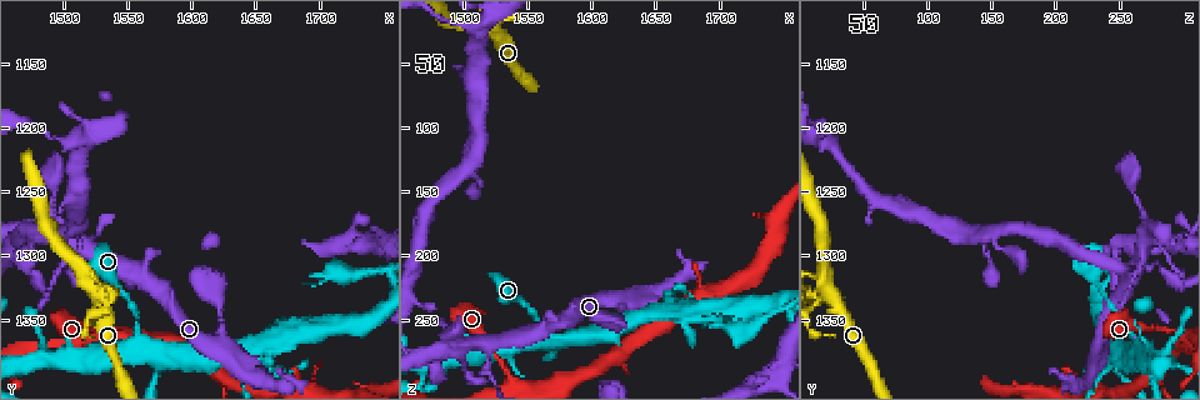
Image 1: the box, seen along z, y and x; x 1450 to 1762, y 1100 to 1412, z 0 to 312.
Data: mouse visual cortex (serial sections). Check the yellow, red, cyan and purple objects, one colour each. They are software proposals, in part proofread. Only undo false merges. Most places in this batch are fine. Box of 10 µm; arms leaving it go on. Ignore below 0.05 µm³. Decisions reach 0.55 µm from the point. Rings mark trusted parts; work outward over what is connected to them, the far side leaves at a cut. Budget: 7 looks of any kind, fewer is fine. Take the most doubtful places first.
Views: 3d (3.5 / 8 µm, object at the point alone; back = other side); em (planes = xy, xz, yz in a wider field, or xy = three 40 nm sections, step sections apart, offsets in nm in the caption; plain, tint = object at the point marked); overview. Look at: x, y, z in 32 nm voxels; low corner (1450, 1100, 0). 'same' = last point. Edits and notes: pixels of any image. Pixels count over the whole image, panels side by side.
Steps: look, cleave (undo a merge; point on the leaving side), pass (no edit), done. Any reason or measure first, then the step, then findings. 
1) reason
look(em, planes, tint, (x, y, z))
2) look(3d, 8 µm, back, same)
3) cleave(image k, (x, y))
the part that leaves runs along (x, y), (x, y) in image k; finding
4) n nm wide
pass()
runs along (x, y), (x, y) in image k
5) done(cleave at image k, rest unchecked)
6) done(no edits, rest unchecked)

two arms in line, one across
look(3d, 3.5 µm, (1518, 1292, 268))

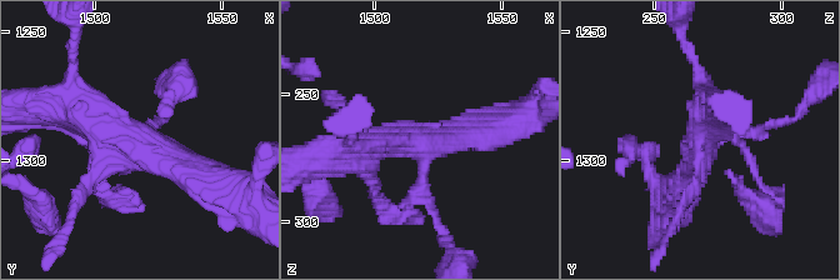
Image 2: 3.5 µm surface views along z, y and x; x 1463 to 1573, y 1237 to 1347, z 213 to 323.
look(em, xy, step 2, tint, (1517, 1294, 267))

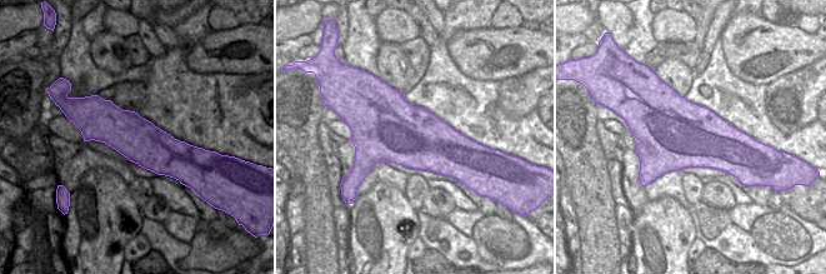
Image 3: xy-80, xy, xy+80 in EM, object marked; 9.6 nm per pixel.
look(em, planes, tint, same)

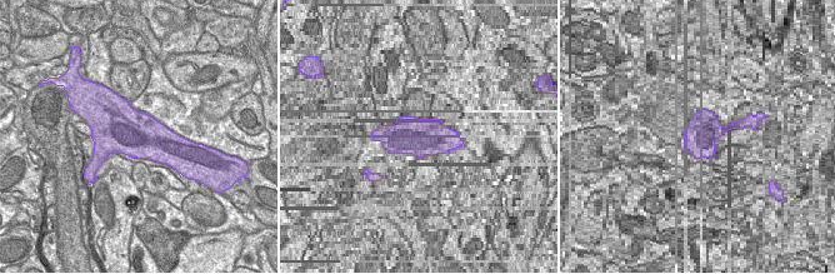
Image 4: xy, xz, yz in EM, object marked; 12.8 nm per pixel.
pass()
runs along (205, 184), (68, 110) in image 2; one cell here

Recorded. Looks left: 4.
four-way junction
look(3d, 3.5 µm, (1524, 1328, 20))

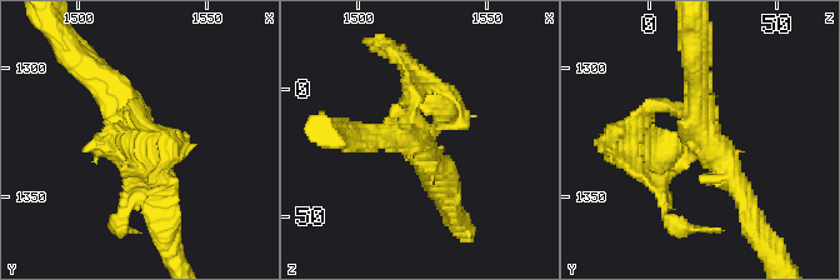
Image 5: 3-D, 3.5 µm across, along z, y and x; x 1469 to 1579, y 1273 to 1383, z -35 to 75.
need the tissue
look(em, xy, step 3, tint, (1525, 1327, 21))

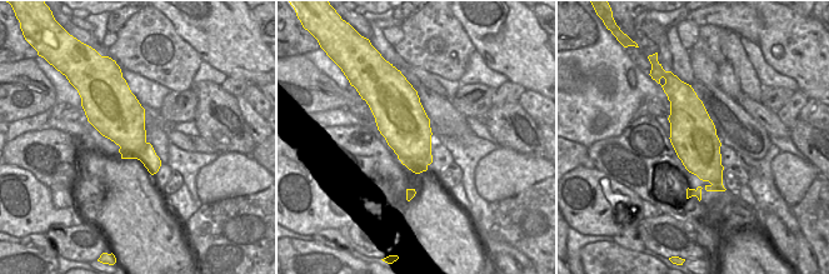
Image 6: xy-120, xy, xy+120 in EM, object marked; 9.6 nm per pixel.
480 nm wide
cleave(image 5, (654, 159))
the part that leaves runs along (689, 153), (660, 184), (679, 230) in image 5; a second cell is stuck on

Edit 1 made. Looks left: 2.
done(cleave at image 5, rest unchecked)

